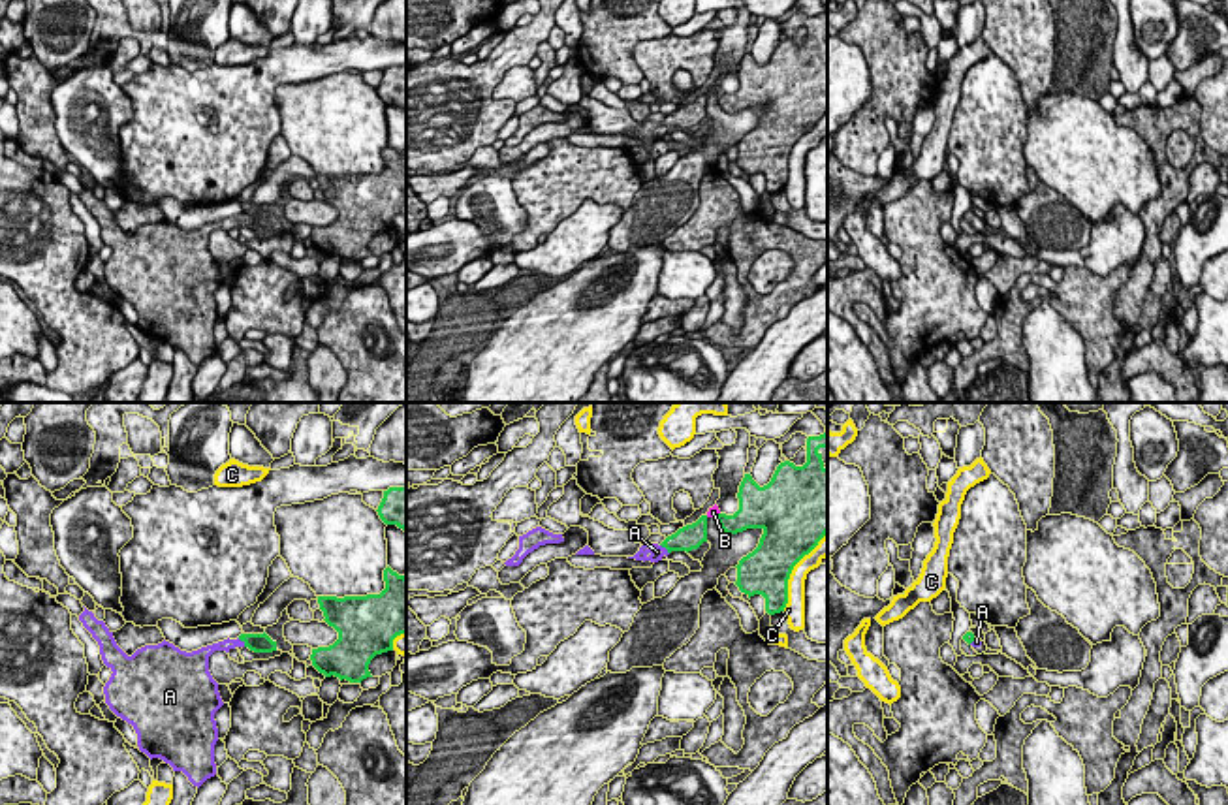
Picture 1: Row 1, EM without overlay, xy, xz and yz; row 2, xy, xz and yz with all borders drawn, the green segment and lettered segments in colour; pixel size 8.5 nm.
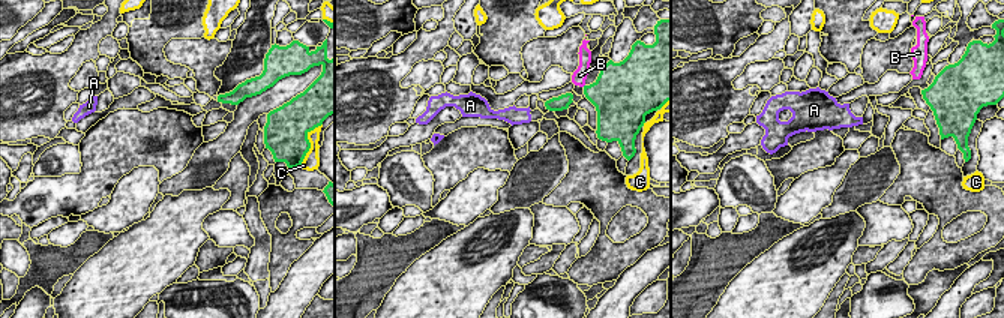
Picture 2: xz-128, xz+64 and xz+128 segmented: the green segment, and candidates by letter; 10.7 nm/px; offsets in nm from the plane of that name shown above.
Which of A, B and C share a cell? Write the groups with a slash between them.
A / B / C

